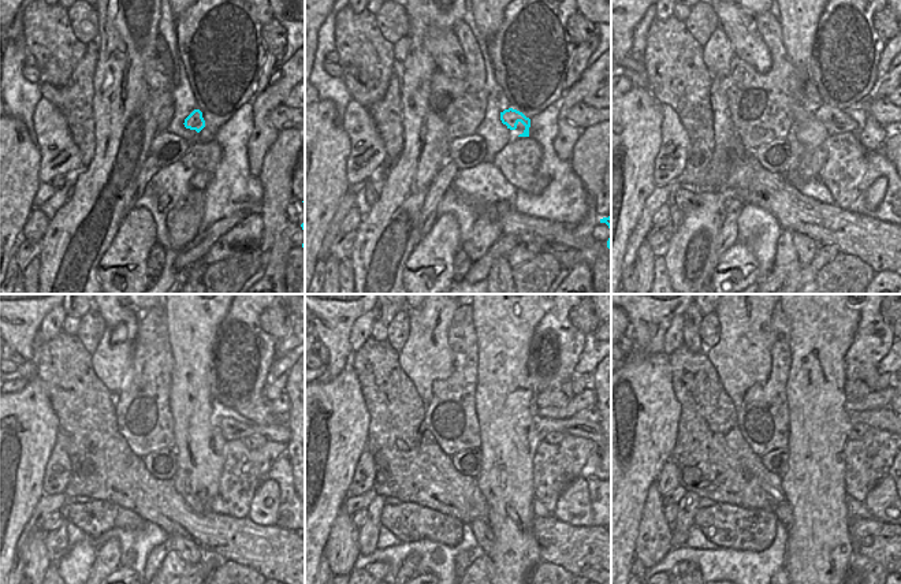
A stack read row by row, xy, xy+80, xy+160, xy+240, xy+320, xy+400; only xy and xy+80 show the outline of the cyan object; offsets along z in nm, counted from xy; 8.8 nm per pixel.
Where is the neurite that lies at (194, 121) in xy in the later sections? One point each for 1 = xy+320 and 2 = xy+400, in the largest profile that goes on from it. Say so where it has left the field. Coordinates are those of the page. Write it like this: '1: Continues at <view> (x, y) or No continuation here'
1: Continues at xy+320 (583, 424)
2: Continues at xy+400 (885, 419).

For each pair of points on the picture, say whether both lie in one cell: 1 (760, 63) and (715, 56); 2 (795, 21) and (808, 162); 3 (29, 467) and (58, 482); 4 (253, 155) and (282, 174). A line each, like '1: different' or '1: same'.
1: different
2: same
3: different
4: different

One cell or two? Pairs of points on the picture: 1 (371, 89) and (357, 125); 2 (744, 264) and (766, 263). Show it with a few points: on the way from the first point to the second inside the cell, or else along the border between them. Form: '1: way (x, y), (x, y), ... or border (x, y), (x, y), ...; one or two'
1: border (352, 97), (367, 108); two
2: border (737, 241), (748, 246), (759, 264); two

